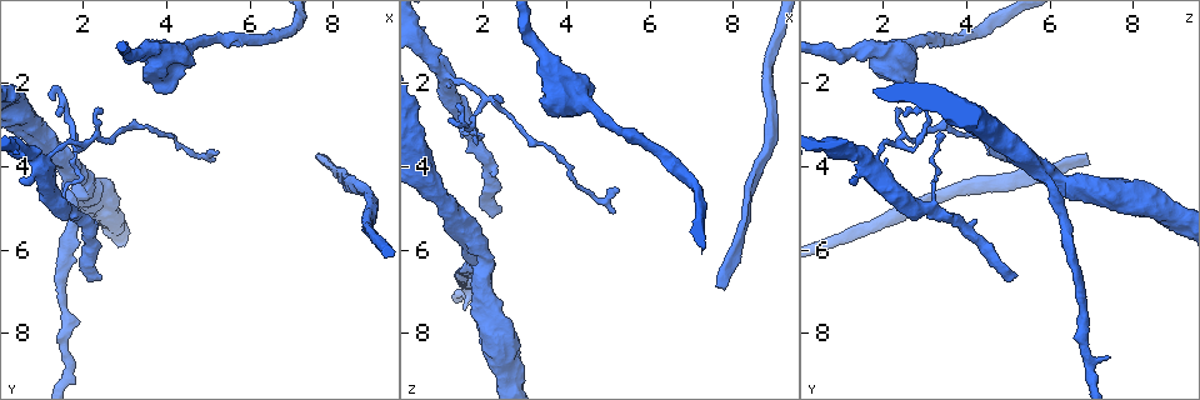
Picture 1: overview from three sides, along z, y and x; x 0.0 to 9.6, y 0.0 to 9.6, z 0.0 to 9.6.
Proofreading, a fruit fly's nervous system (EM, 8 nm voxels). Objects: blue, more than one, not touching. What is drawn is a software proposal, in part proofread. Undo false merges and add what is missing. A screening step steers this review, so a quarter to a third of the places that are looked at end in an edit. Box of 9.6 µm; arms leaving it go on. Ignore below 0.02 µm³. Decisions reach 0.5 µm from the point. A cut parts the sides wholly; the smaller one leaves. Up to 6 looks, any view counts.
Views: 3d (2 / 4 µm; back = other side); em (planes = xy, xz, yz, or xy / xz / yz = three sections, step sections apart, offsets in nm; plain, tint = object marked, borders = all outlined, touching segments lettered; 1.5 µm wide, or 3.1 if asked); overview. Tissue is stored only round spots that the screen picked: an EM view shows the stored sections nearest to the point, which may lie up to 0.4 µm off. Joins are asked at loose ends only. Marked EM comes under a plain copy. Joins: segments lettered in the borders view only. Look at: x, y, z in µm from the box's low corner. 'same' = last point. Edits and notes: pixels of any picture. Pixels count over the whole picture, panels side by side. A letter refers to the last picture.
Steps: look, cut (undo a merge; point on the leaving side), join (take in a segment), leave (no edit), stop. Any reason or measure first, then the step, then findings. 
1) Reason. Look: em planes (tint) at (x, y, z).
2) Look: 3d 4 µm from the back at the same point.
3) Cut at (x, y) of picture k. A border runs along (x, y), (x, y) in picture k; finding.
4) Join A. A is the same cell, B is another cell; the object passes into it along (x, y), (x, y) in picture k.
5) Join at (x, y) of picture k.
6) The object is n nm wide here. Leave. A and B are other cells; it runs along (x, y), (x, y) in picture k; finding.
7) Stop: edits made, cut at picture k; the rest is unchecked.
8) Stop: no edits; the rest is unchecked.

Thin end. Look: em planes (borders) at (1.80, 3.15, 3.40).

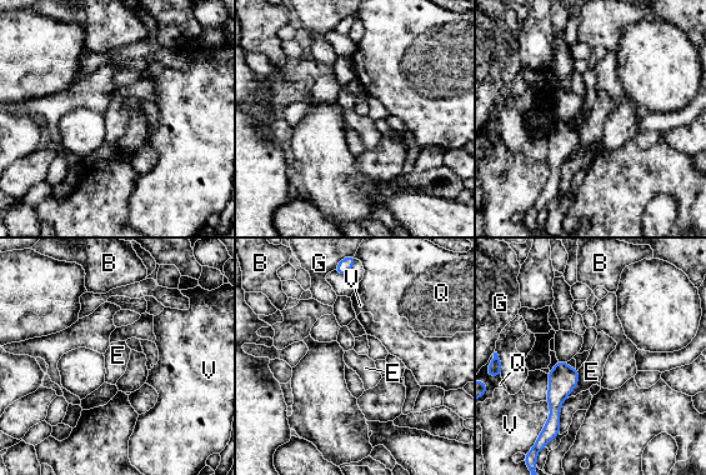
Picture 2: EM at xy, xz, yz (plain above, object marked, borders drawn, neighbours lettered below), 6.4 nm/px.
The object is 190 nm wide here. Leave. B, E, G, Q and V are other cells; none of them fits.

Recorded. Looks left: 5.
End of a long branch. Look: em planes (borders) at (7.65, 3.70, 6.95).

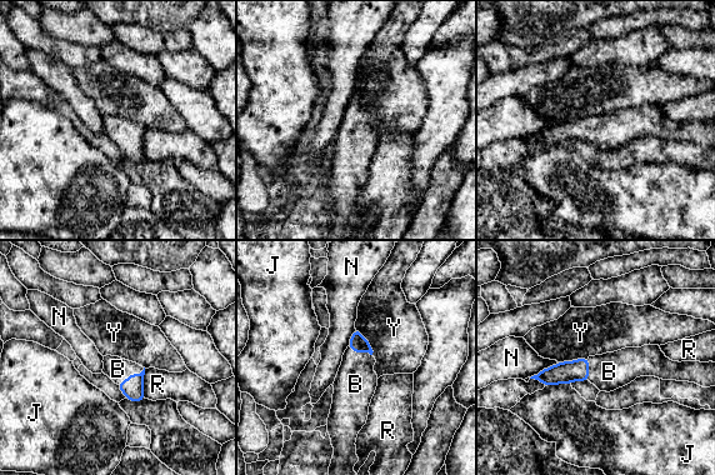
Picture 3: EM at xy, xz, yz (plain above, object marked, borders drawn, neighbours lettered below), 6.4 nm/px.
The longest contact is with N, 220 nm. Join B. B is the same cell, J, N, R and Y are other cells; it goes on there.

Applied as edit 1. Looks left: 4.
Tapers out. Look: 3d 2 µm at (5.30, 3.65, 4.55).

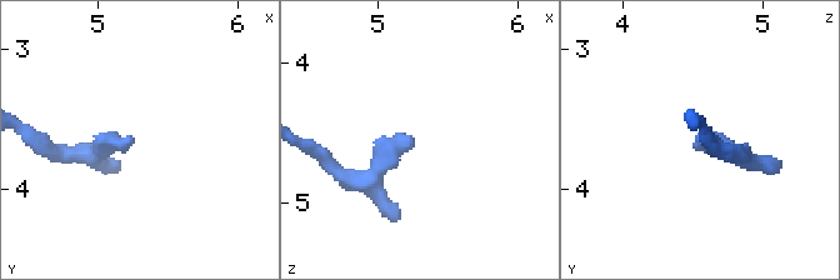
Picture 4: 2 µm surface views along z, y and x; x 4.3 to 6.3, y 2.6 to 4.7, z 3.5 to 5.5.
Look: em planes (borders) at (5.26, 3.68, 4.58).

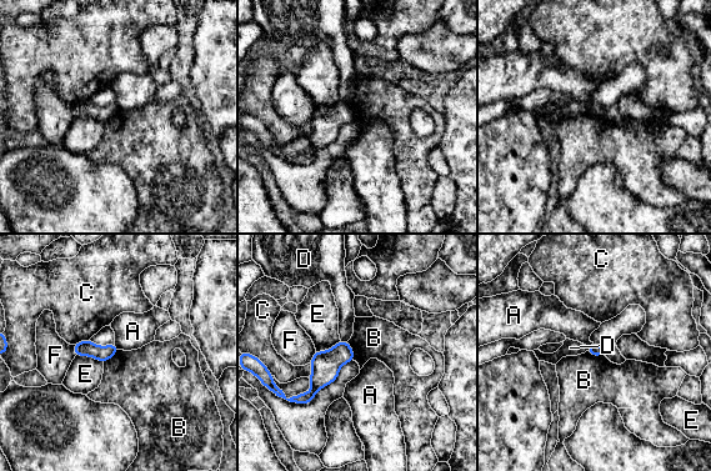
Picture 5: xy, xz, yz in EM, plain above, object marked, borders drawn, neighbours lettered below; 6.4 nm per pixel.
The object is 80 nm wide here. Leave. A, B, C, D, E and F are other cells; a border runs along (346, 342), (353, 350), (354, 360) in picture 5; no lettered segment goes on from it.

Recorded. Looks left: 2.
Stop: edits made, join at picture 3; the rest is unchecked.

